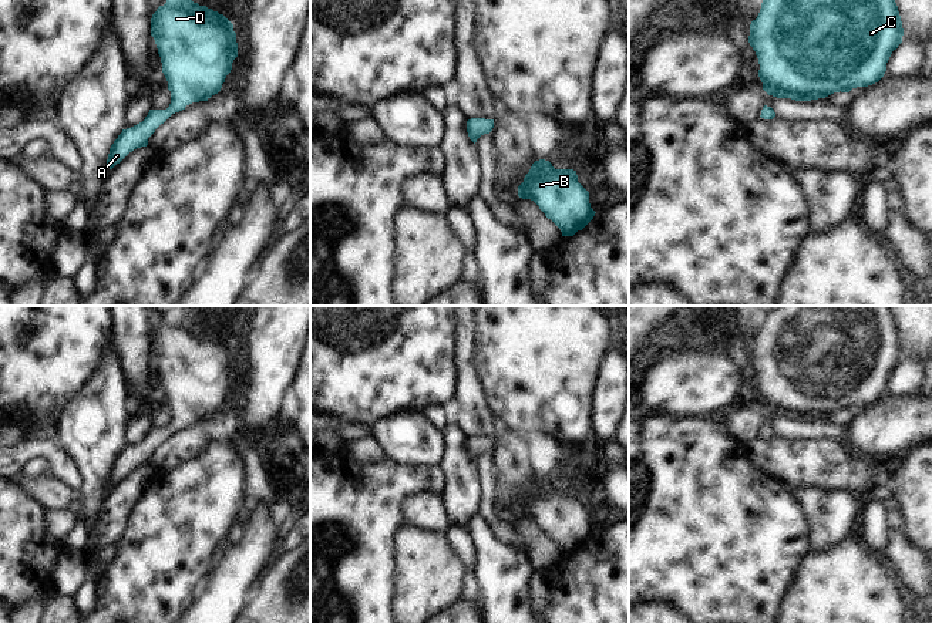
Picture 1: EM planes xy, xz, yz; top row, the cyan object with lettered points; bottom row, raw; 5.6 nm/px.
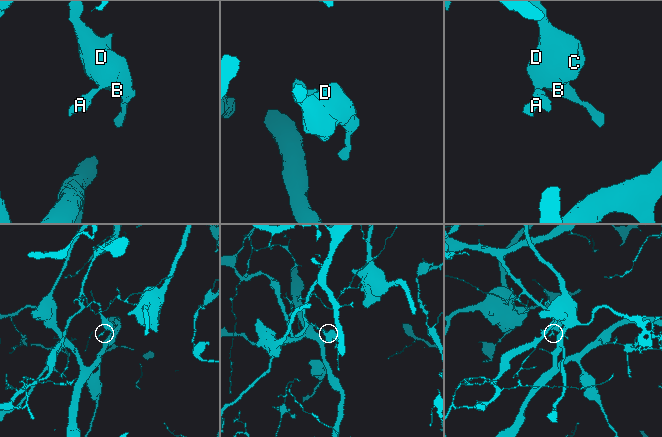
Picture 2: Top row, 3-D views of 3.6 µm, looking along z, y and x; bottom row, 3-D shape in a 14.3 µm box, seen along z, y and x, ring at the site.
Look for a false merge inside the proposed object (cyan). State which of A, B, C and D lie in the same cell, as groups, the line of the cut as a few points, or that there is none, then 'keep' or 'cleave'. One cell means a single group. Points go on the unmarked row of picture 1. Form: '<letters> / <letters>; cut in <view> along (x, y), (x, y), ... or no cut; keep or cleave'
A B C D; no cut; keep

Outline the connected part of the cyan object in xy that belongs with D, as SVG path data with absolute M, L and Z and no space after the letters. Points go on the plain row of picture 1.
M169 317L151 337L151 354L171 410L166 428L149 428L145 438L122 448L110 467L112 488L129 471L147 465L148 457L172 432L218 412L238 376L233 343L218 330L191 317Z

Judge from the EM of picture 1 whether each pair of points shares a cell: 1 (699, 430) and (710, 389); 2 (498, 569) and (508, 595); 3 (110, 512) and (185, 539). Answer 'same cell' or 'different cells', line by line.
1: different cells
2: same cell
3: different cells

